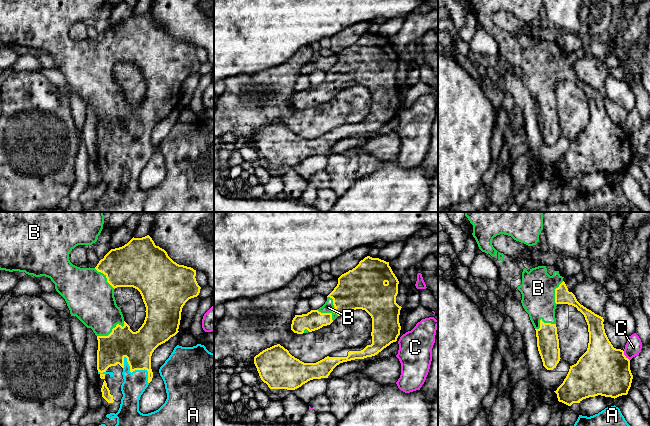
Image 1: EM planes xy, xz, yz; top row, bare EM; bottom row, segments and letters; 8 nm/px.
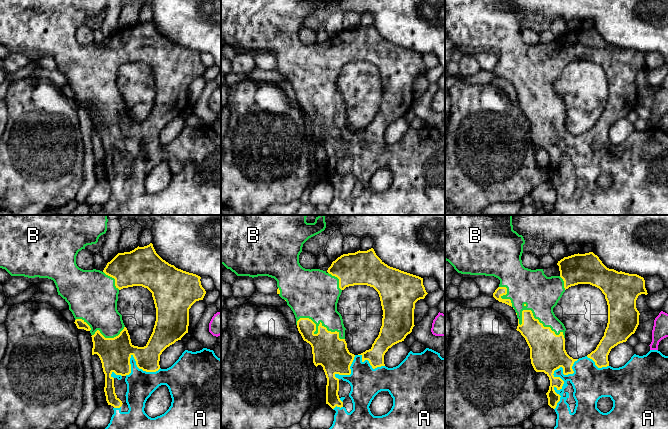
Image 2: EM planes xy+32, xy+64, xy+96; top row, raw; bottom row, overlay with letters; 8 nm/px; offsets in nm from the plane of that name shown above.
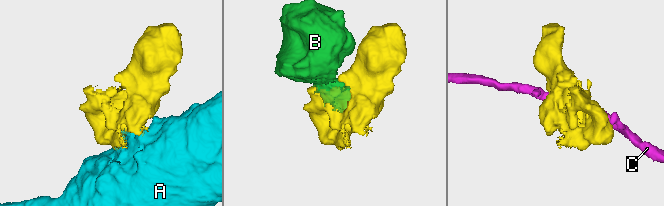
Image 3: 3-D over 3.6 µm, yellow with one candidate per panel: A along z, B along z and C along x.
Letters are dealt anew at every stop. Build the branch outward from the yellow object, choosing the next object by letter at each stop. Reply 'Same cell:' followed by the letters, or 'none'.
Same cell: A, B

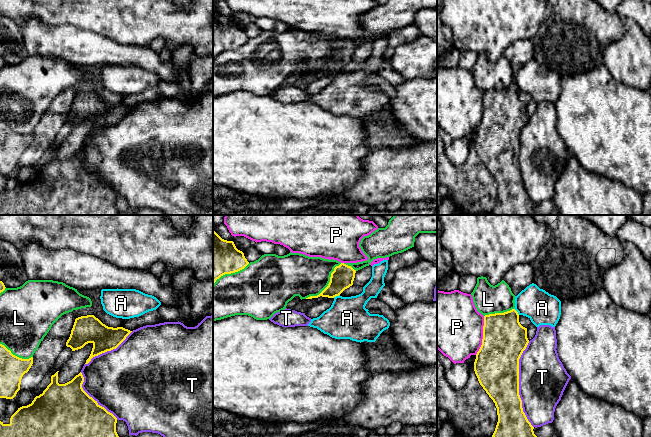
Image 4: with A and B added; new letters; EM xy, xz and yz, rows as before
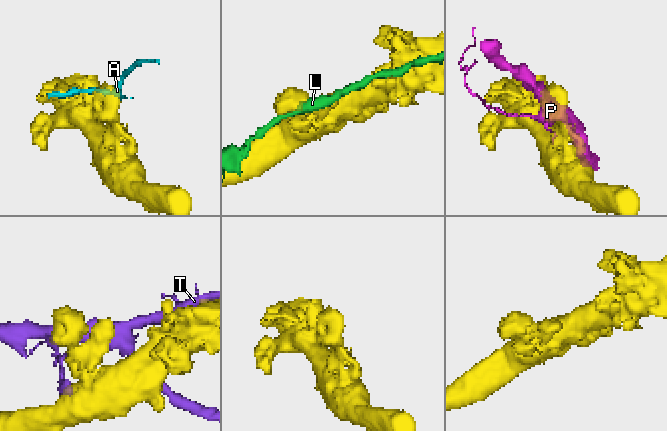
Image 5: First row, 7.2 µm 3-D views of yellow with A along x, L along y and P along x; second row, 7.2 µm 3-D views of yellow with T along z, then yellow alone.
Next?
Same cell: none

